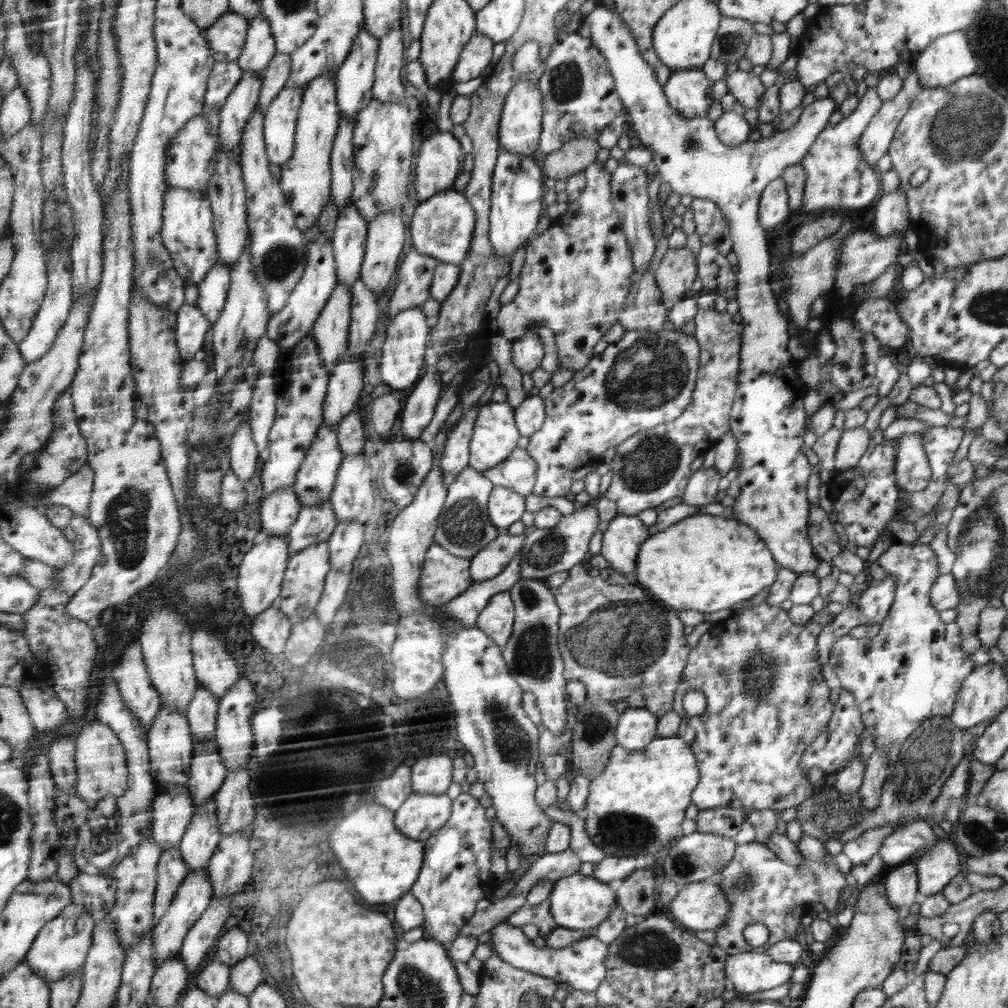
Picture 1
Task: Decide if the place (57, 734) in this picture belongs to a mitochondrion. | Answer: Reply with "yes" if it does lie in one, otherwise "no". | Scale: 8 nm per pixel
no

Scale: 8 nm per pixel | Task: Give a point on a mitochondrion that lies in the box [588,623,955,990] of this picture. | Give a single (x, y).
(652, 948)

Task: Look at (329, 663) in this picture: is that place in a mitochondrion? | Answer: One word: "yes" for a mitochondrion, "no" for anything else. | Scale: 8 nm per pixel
yes

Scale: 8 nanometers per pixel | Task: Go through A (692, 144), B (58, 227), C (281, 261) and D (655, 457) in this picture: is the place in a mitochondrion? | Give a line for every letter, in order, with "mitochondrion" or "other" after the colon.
A: mitochondrion
B: mitochondrion
C: mitochondrion
D: mitochondrion

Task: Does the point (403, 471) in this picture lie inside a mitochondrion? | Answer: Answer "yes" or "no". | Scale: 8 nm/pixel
yes

